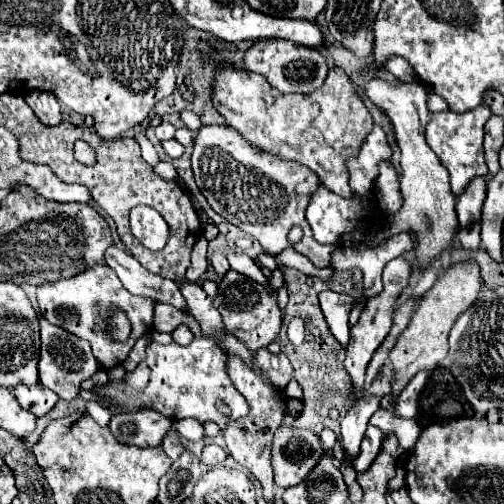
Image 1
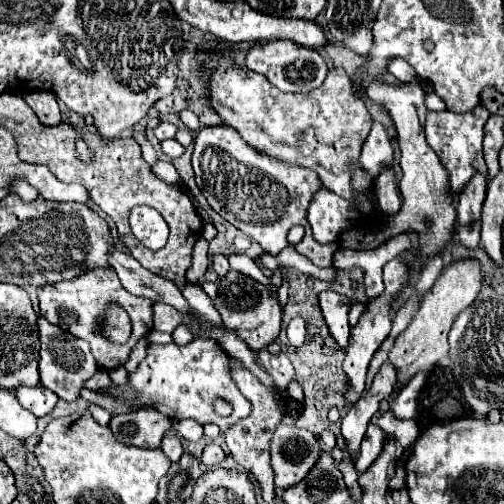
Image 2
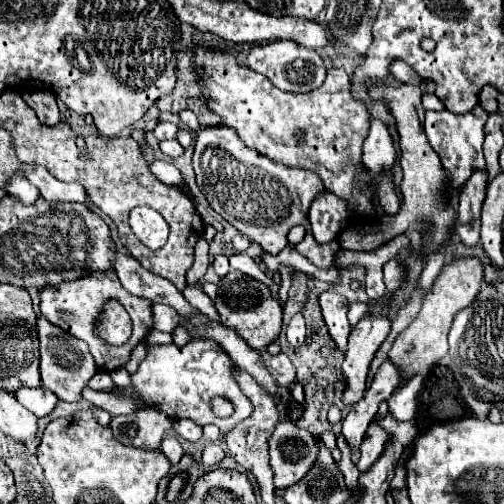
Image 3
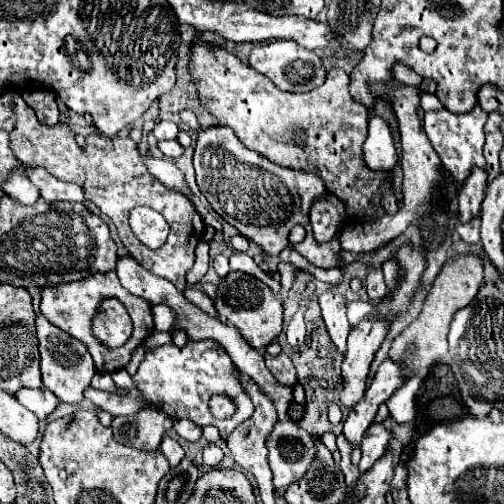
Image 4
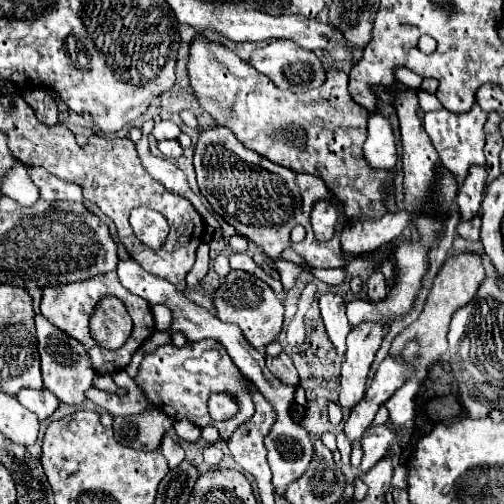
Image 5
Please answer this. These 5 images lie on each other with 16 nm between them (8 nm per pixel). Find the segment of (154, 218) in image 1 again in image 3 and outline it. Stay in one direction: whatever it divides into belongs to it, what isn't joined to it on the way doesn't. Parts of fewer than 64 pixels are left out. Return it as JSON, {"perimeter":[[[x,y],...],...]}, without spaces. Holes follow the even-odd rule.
{"perimeter":[[[148,206],[135,207],[130,212],[129,224],[136,238],[151,250],[158,250],[166,244],[168,224],[160,212]]]}

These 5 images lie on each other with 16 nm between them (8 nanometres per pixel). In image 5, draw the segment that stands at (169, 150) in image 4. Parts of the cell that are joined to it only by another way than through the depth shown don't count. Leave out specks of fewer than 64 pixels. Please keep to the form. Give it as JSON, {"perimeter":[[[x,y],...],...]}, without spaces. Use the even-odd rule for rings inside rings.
{"perimeter":[[[166,140],[166,142],[158,142],[158,150],[166,156],[166,158],[180,158],[182,156],[182,148],[178,144],[178,140]]]}

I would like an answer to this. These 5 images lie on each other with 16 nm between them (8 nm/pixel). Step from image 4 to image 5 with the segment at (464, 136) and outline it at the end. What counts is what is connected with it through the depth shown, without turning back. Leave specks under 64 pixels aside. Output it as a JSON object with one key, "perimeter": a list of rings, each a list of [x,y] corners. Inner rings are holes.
{"perimeter":[[[476,104],[476,108],[470,108],[468,112],[456,114],[448,110],[438,110],[438,112],[428,112],[424,116],[424,128],[428,136],[432,136],[432,144],[438,150],[440,162],[456,176],[458,182],[462,182],[468,174],[468,168],[472,164],[484,164],[484,122],[486,122],[486,112]]]}

